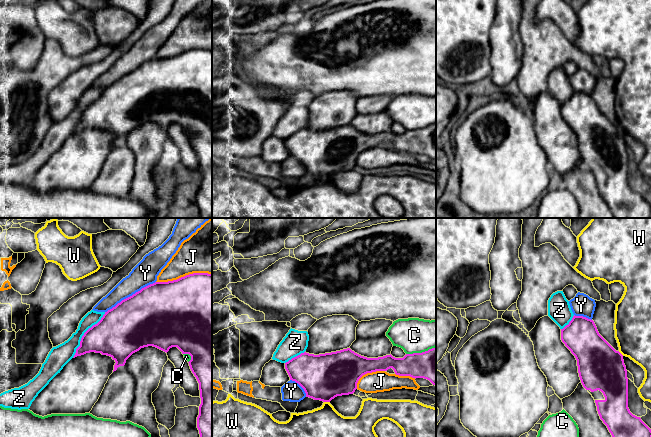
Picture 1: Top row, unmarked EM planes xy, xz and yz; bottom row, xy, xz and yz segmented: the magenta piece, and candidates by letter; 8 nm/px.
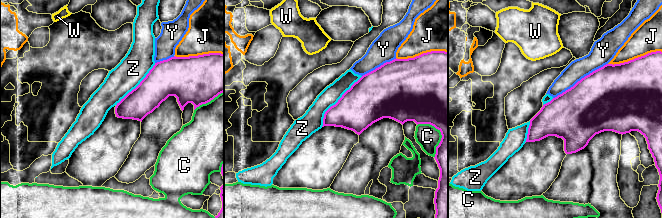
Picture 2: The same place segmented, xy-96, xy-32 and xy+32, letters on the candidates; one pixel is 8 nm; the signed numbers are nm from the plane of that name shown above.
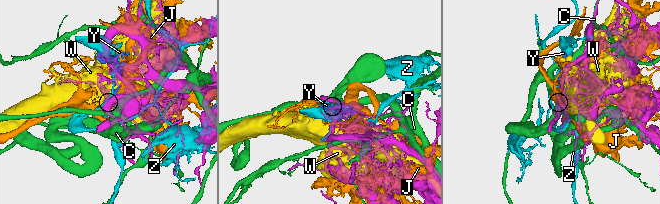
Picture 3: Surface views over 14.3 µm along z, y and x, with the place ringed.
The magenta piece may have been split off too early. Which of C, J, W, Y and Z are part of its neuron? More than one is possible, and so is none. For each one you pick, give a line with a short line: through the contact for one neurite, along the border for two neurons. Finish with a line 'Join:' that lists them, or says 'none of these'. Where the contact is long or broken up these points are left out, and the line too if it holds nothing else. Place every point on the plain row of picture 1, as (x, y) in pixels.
Join: none of these

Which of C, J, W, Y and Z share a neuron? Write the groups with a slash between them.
C / J / W / Y / Z

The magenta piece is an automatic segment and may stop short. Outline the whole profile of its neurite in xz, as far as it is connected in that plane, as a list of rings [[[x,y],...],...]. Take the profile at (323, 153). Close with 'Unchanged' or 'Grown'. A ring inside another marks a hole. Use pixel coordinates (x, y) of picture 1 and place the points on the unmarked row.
[[[332,91],[308,105],[306,127],[285,139],[290,156],[304,165],[306,173],[330,178],[337,172],[353,170],[363,151],[390,144],[396,151],[424,154],[436,162],[436,123],[403,134],[391,130],[367,134],[350,125],[358,100],[352,92]]]. Grown

